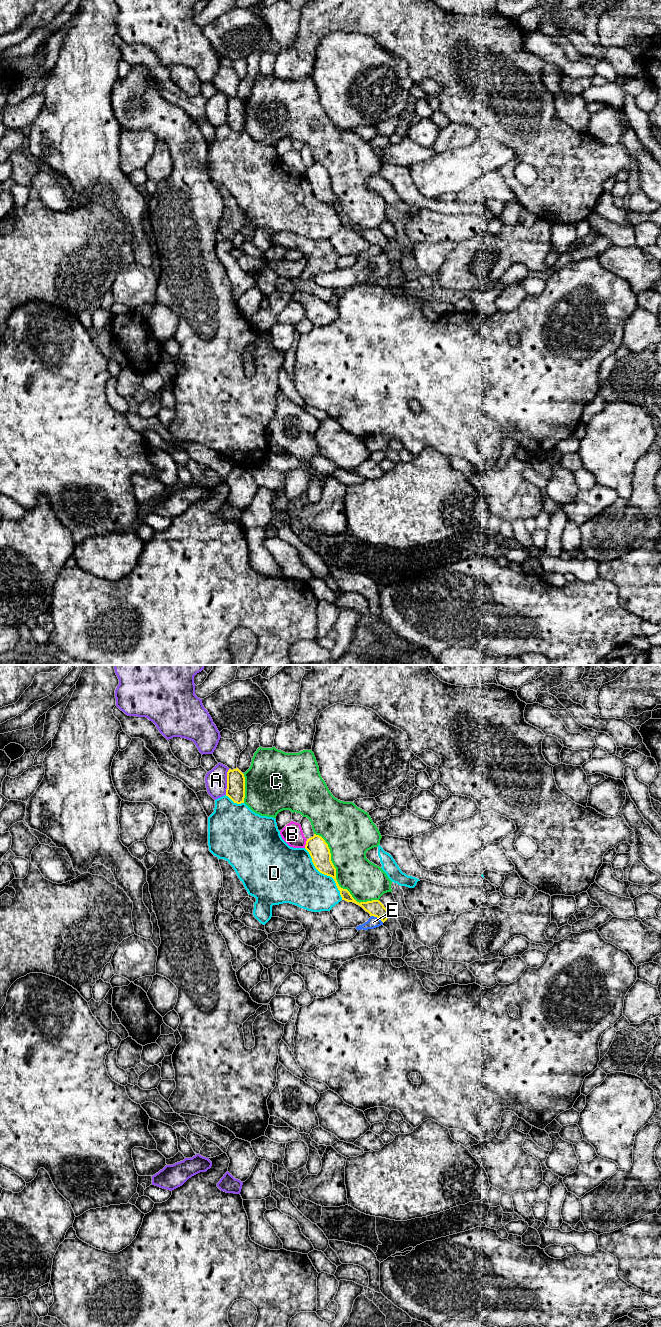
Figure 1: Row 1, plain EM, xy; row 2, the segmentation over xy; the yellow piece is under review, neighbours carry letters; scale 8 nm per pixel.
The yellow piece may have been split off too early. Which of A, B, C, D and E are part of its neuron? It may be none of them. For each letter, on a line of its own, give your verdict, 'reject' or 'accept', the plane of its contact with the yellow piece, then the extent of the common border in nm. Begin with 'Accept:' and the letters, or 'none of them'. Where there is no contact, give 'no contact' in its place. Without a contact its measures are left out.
Accept: none of them
A: reject; contact in xy; length 220 nm
B: reject; contact in xy; length 80 nm
C: reject; contact in xy; length 750 nm
D: reject; contact in xy; length 500 nm
E: reject; contact in xy; length 120 nm

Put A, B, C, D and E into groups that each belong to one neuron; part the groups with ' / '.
A / B / C / D / E

